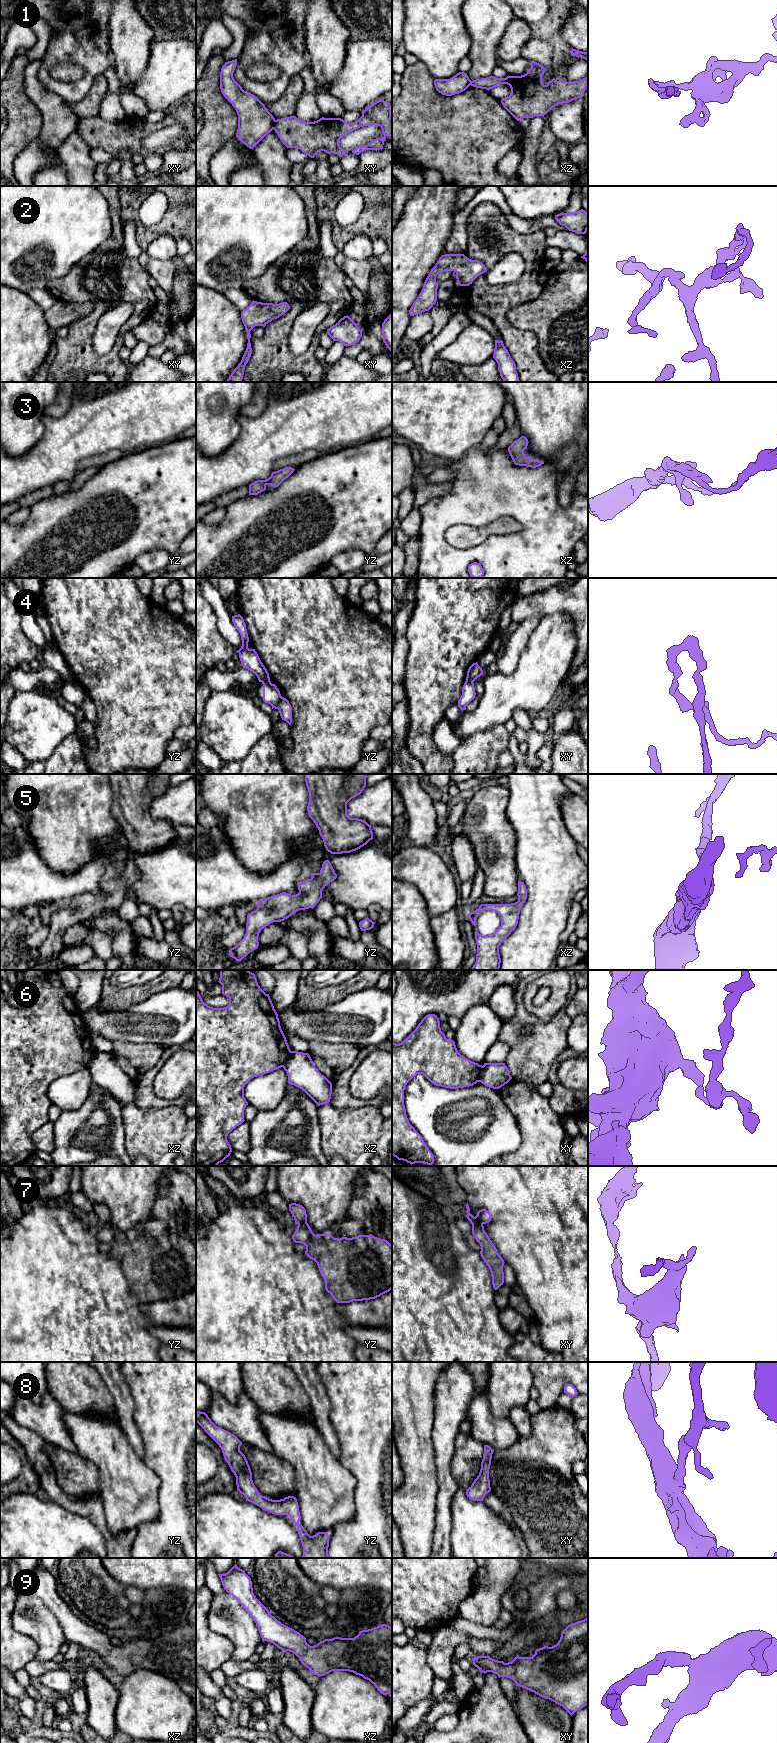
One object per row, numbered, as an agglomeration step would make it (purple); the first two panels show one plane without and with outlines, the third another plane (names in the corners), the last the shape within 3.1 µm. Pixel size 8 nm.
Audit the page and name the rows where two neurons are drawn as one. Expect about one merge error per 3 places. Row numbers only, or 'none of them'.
1, 4, 6, 7

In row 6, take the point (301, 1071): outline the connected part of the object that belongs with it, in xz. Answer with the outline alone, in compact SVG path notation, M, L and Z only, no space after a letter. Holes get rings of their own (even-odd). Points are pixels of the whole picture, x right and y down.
M291 1051L282 1067L287 1073L288 1083L302 1089L318 1106L330 1102L332 1083L318 1071L308 1053Z

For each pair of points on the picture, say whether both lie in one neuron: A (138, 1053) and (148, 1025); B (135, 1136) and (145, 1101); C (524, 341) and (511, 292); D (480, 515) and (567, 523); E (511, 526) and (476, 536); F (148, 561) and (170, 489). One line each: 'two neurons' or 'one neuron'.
A: two neurons
B: two neurons
C: one neuron
D: one neuron
E: one neuron
F: two neurons

